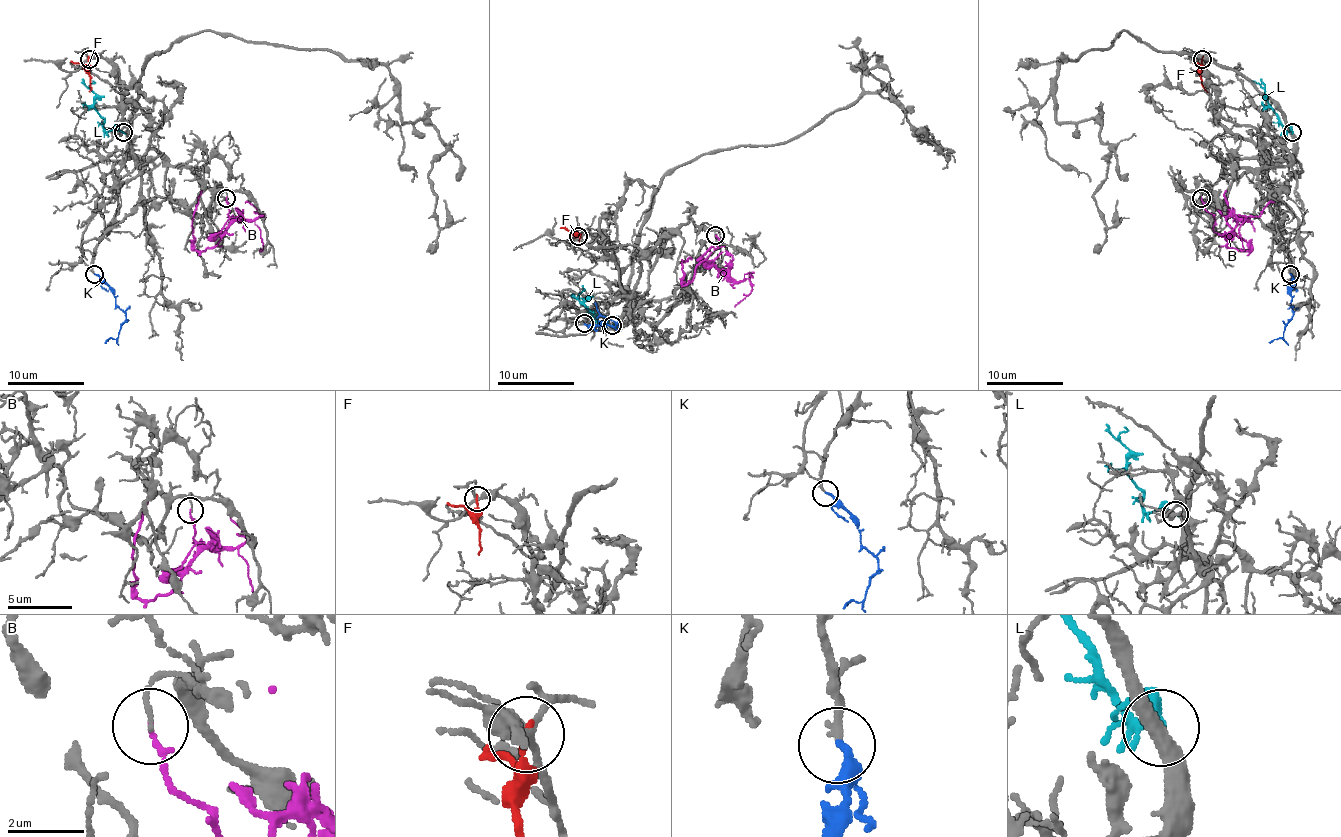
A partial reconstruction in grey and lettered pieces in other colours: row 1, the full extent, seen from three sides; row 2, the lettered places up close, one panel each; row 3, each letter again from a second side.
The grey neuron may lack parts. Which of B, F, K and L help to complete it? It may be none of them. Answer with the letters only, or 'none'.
K, L

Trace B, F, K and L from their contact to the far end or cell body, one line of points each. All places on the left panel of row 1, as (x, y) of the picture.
B: (226, 198), (228, 219), (215, 236), (219, 240), (205, 250), (196, 250), (192, 223), (202, 191)
F: (89, 59), (89, 91)
K: (95, 275), (110, 288), (125, 319), (116, 338), (104, 343)
L: (123, 132), (104, 130), (104, 120), (97, 111), (95, 95), (89, 88), (93, 80)

